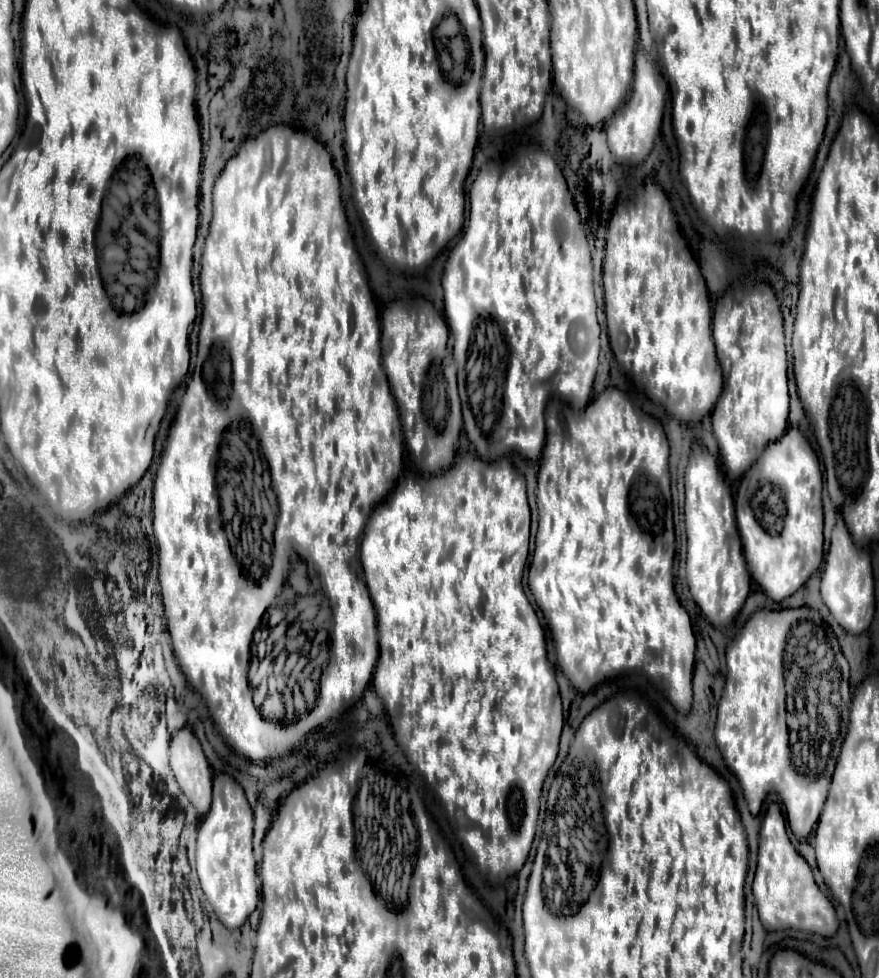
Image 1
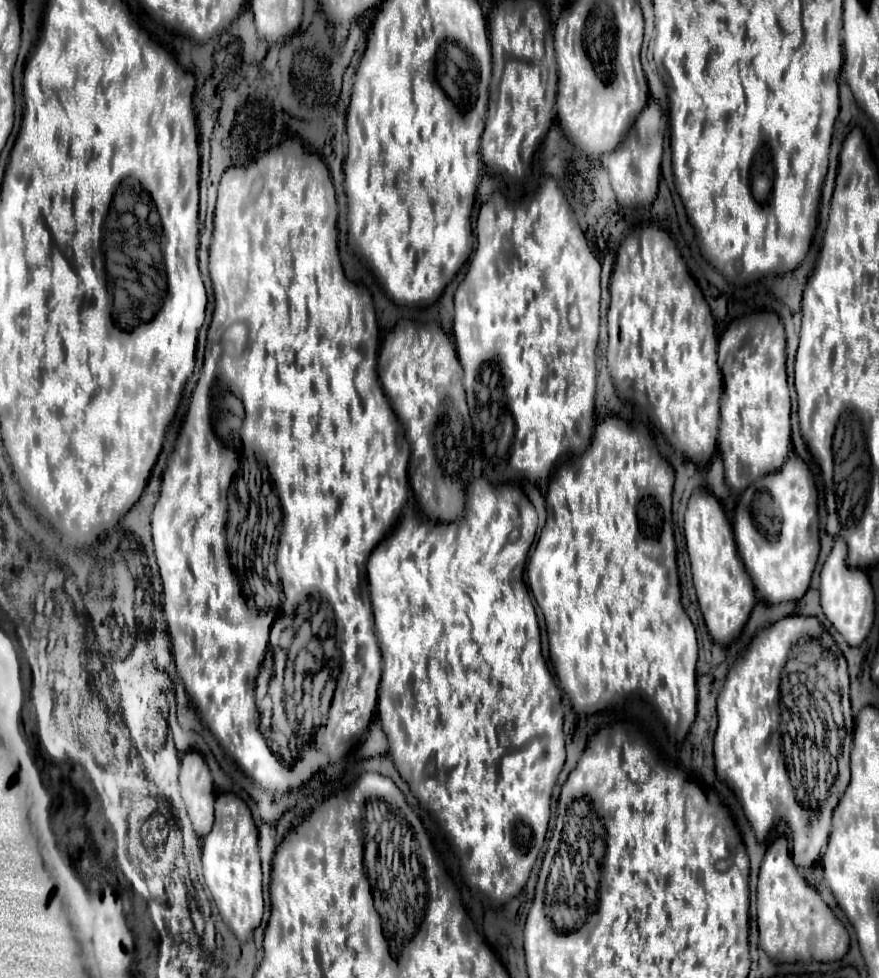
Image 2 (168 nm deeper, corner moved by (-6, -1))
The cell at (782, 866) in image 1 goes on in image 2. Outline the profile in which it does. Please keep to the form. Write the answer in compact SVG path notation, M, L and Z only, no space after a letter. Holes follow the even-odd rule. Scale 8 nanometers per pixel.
M777 837L765 853L757 885L759 943L775 961L837 961L849 949L849 933L821 895L793 865L787 837Z

